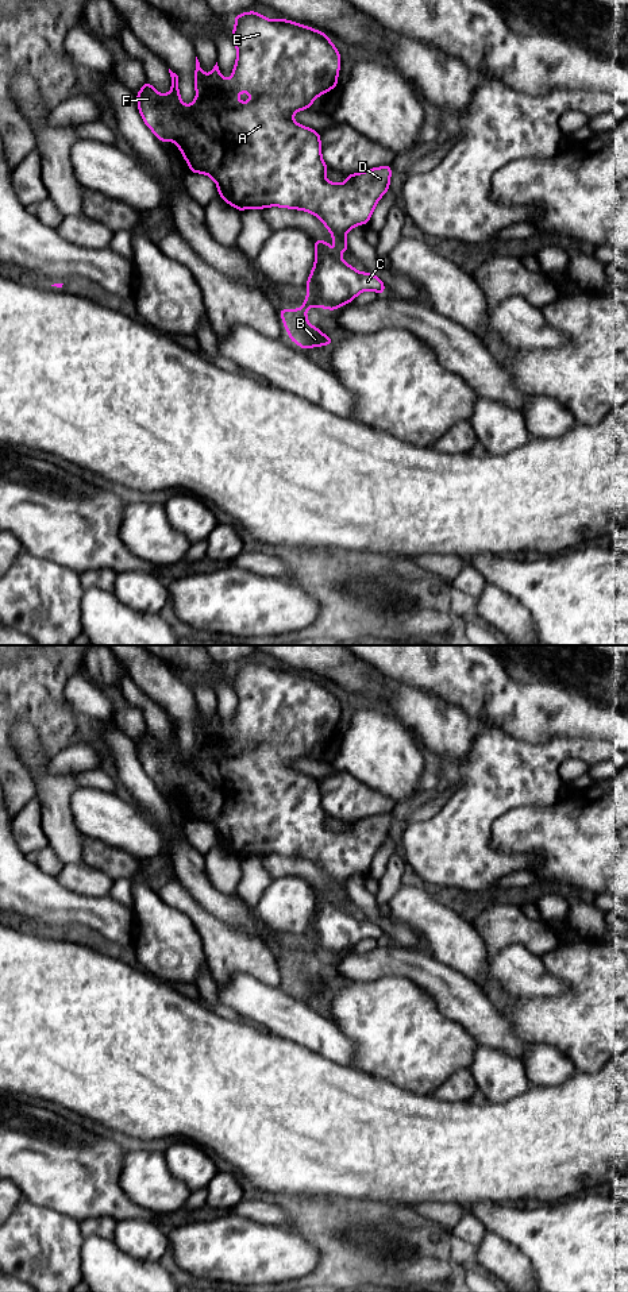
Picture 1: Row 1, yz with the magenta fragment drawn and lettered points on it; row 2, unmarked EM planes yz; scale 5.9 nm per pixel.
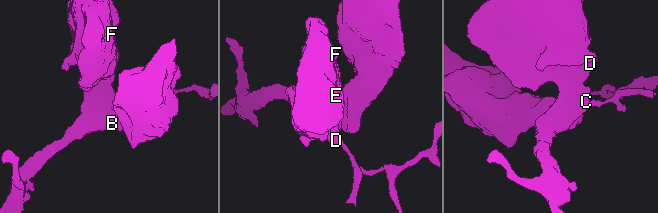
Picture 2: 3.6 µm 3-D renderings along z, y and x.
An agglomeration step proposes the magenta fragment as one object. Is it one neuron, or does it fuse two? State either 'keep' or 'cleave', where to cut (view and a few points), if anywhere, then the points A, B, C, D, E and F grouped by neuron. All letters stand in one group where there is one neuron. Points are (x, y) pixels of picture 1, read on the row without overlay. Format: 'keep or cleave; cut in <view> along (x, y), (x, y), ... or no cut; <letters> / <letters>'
cleave; cut in yz along (288, 957), (288, 974), (296, 990); A C D E F / B

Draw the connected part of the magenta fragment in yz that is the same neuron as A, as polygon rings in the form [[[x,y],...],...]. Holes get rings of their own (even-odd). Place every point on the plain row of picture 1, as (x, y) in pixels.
[[[251,659],[234,666],[235,678],[231,679],[238,705],[228,729],[221,725],[217,710],[211,722],[205,724],[196,705],[194,737],[196,747],[190,753],[181,751],[178,740],[178,724],[169,717],[172,737],[169,743],[161,743],[147,728],[136,743],[138,756],[145,772],[155,782],[159,790],[172,788],[181,798],[181,803],[189,811],[190,821],[209,824],[217,833],[219,844],[238,859],[247,856],[263,857],[267,855],[282,855],[307,859],[319,865],[330,878],[338,900],[334,902],[330,892],[324,888],[313,887],[316,905],[315,913],[305,932],[308,942],[301,957],[289,957],[288,972],[289,986],[296,991],[294,983],[298,976],[297,968],[307,965],[305,960],[312,954],[335,959],[351,950],[359,941],[374,938],[385,941],[384,930],[370,921],[361,921],[340,906],[342,899],[350,899],[346,891],[346,882],[355,873],[369,871],[378,848],[389,838],[392,814],[381,814],[357,822],[346,822],[344,832],[334,832],[324,825],[330,817],[321,806],[320,782],[304,775],[292,767],[292,763],[308,757],[316,745],[335,736],[340,717],[340,702],[328,687],[328,683],[315,676],[285,668],[270,668],[263,663]],[[248,740],[251,748],[239,751],[238,743]]]

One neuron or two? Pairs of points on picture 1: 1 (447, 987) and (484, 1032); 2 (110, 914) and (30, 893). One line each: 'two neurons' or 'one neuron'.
1: one neuron
2: one neuron

